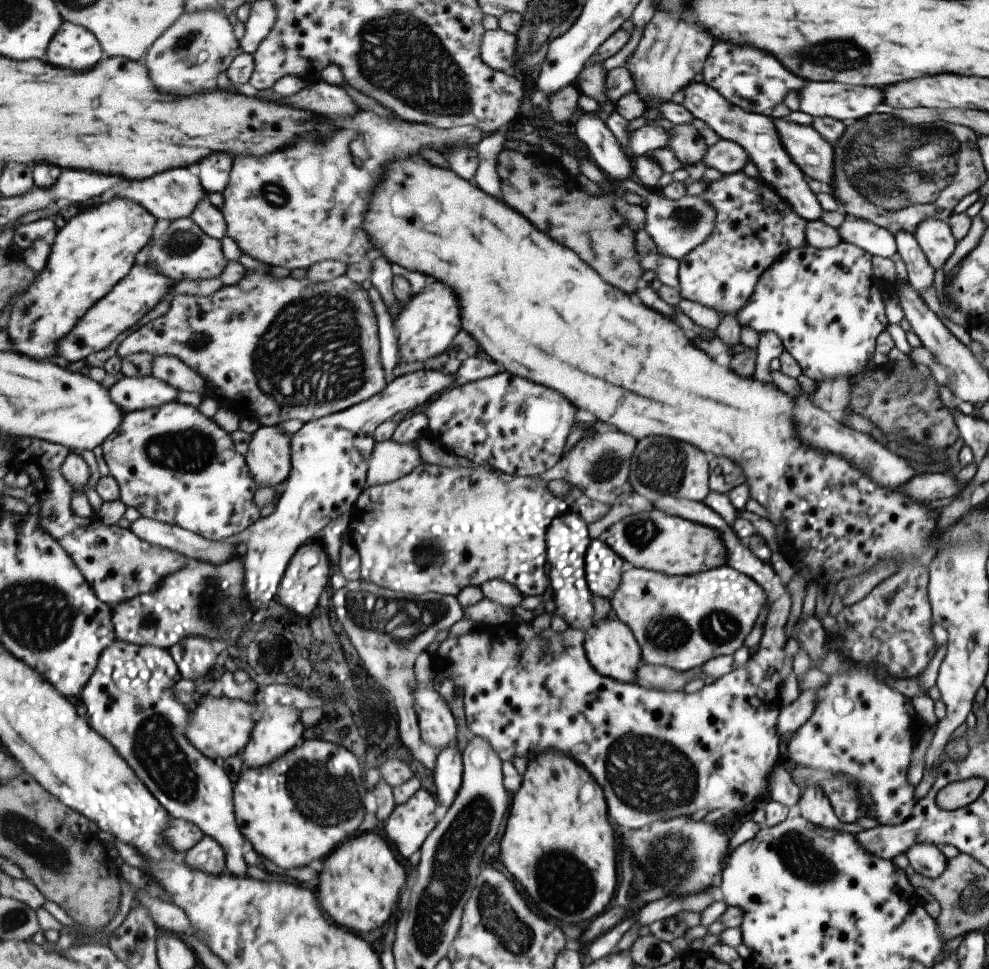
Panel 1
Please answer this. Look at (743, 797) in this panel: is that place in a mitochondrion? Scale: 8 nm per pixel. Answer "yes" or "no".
no

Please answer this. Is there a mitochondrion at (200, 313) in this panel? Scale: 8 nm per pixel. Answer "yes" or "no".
no

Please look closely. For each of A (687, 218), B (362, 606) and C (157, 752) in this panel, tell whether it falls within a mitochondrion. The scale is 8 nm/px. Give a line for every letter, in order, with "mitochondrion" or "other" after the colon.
A: mitochondrion
B: mitochondrion
C: mitochondrion

